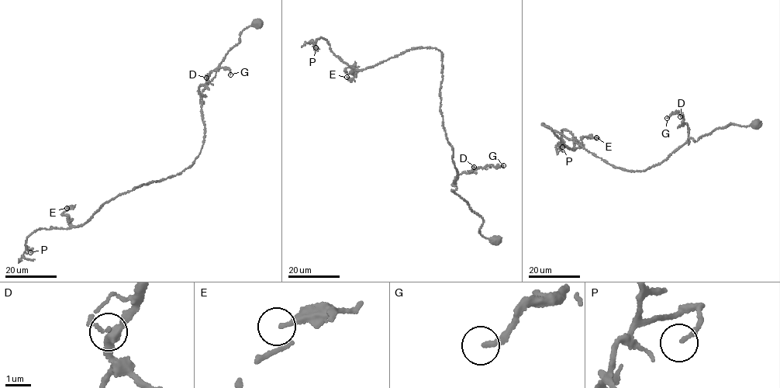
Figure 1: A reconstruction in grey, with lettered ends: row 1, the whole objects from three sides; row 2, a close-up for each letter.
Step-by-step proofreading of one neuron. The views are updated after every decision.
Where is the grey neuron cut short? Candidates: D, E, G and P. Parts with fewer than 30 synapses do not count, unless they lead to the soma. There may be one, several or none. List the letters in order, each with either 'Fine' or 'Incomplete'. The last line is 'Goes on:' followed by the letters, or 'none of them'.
D: Fine
E: Fine
G: Fine
P: Fine
Goes on: none of them

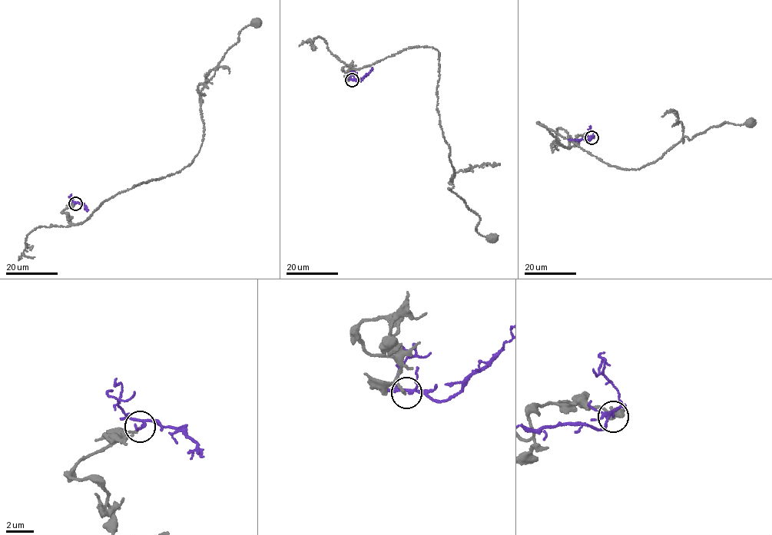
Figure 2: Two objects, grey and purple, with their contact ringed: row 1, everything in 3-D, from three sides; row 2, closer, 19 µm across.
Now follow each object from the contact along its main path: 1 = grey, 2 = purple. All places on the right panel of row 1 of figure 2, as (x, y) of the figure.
1: (591, 137), (578, 135), (568, 149), (537, 123), (631, 170), (654, 162), (684, 137), (752, 123)
2: (591, 137), (589, 140), (568, 140)

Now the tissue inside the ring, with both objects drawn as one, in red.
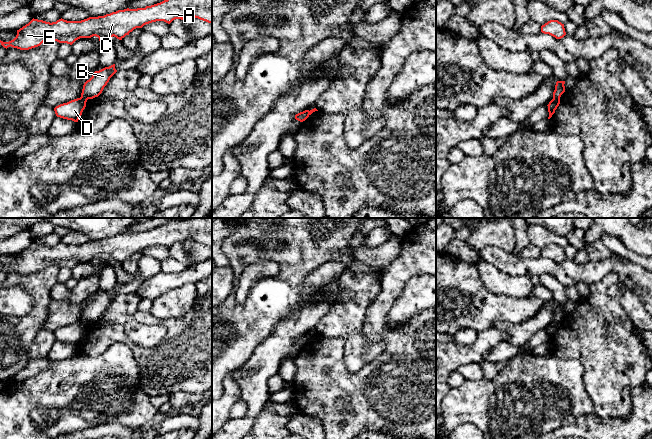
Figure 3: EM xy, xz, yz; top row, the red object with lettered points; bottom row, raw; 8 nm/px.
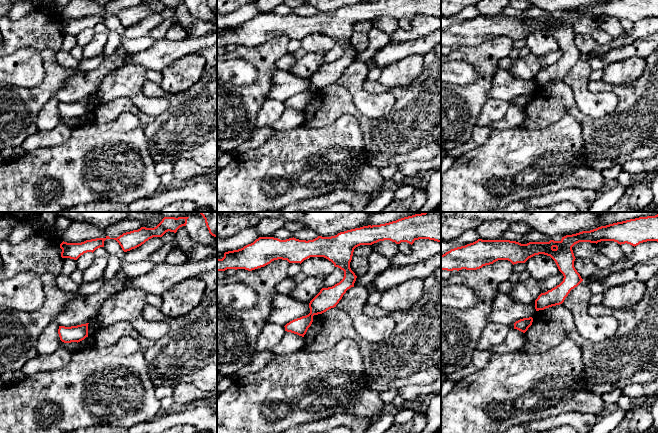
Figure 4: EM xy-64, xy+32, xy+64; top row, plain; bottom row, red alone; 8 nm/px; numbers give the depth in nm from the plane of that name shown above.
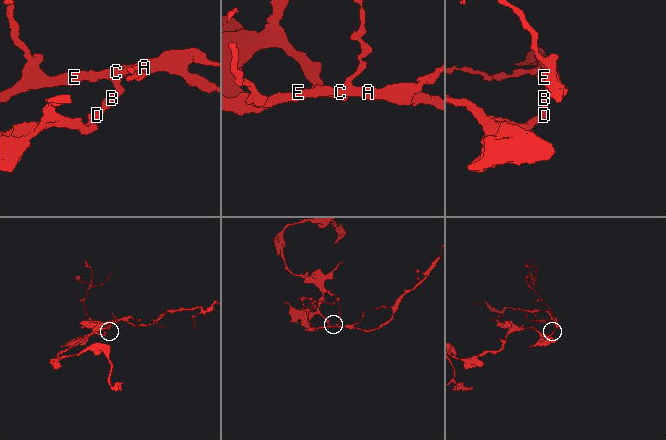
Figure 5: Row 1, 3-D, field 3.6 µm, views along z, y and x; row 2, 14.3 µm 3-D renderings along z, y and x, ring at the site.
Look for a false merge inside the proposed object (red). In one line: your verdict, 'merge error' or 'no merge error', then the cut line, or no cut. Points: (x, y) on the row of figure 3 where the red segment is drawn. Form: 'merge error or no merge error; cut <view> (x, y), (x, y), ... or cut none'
merge error; cut yz (559, 97), (553, 99)

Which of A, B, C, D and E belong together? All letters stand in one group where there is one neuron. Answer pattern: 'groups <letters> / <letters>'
groups A B C E / D

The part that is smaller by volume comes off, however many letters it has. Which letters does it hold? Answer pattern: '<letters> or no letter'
A, B, C, E

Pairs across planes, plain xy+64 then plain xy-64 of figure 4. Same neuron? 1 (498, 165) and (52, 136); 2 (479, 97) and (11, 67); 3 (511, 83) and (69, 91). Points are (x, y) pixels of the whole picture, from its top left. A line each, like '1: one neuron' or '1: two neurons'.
1: two neurons
2: two neurons
3: one neuron

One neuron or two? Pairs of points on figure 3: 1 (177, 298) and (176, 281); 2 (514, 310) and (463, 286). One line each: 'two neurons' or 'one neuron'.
1: two neurons
2: one neuron

